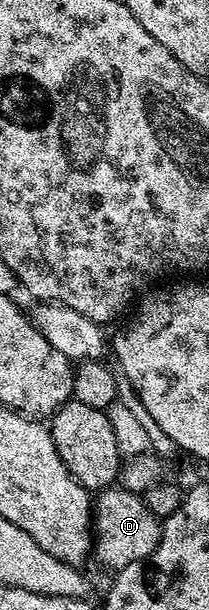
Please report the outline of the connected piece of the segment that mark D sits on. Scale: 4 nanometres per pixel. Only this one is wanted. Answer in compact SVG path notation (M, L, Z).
M111 486L101 489L93 501L92 531L96 537L96 556L102 559L104 567L117 570L149 558L162 540L162 520L148 510L145 499L139 493Z

